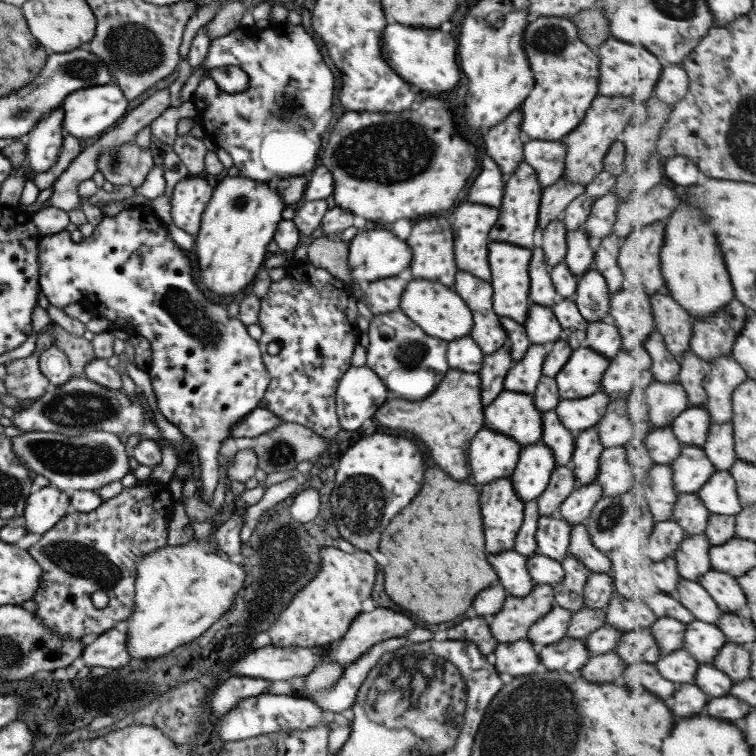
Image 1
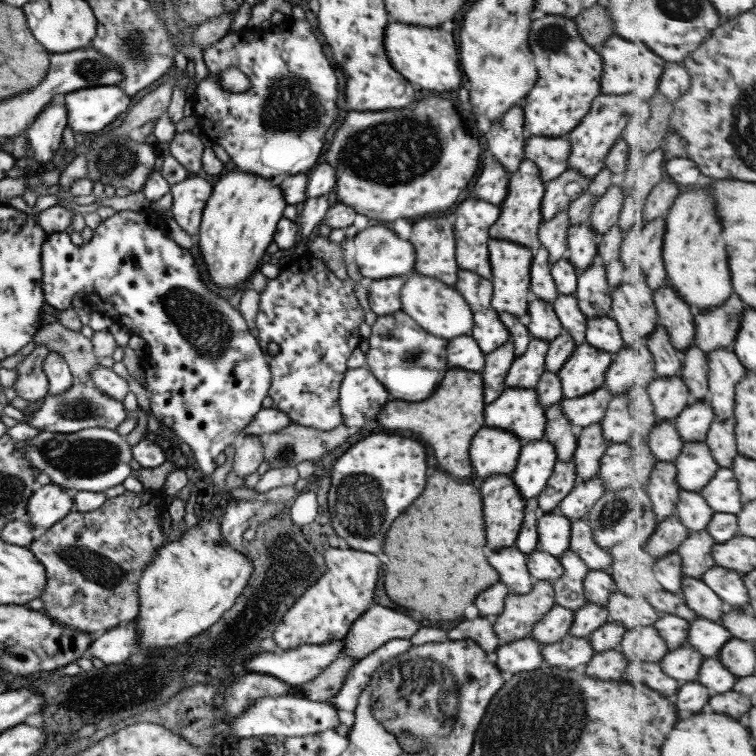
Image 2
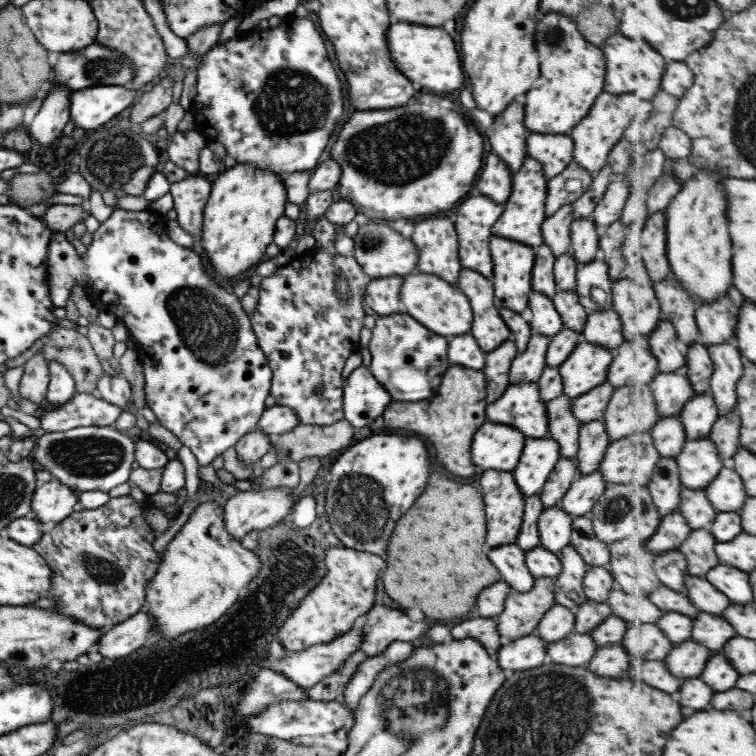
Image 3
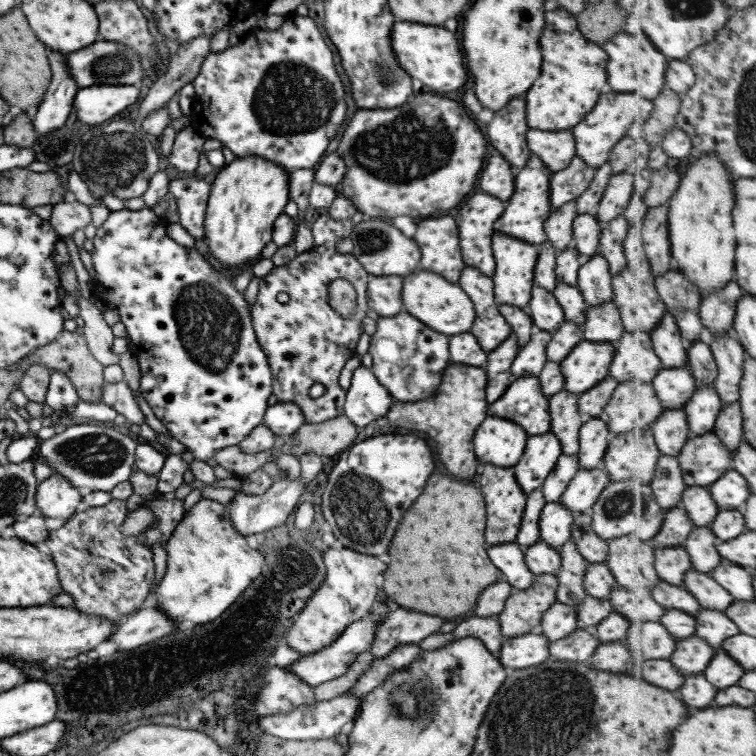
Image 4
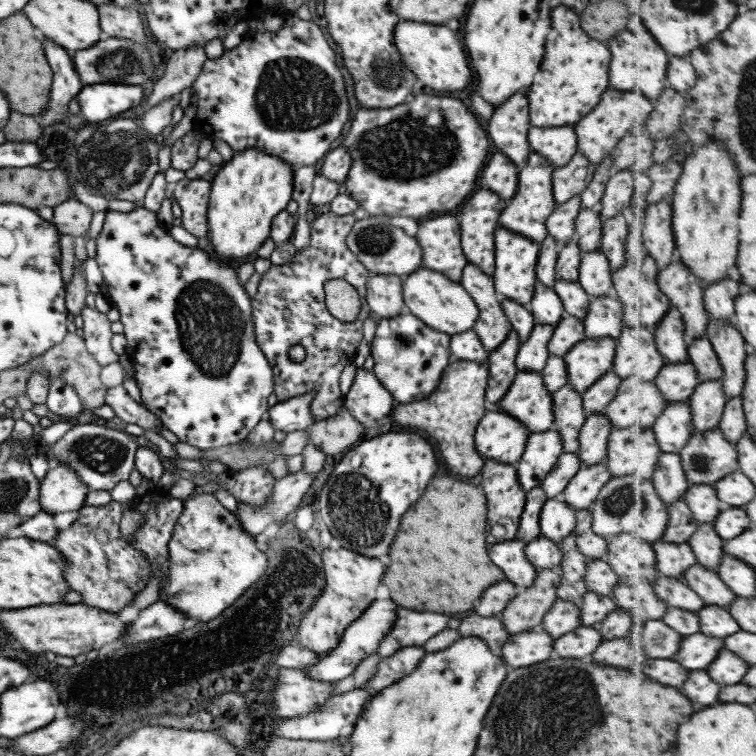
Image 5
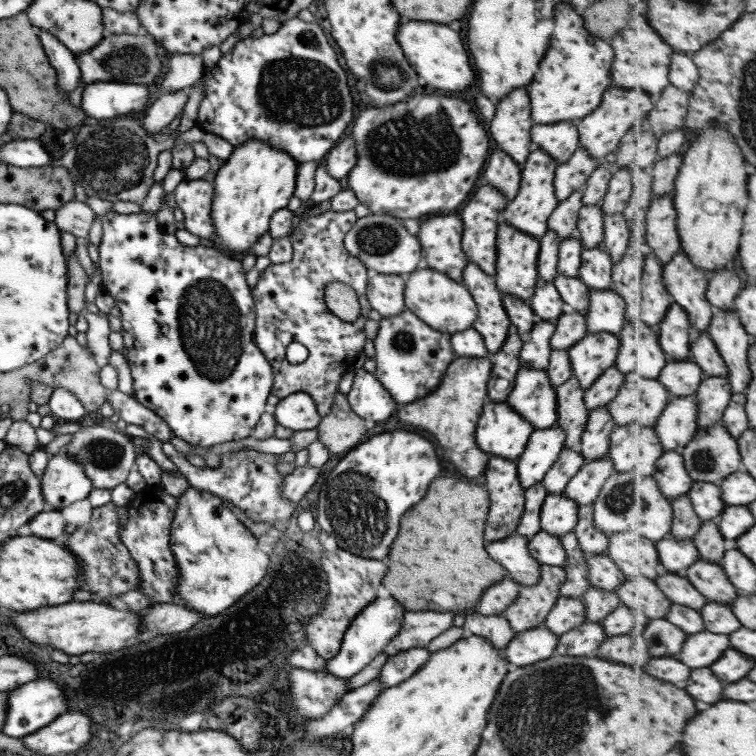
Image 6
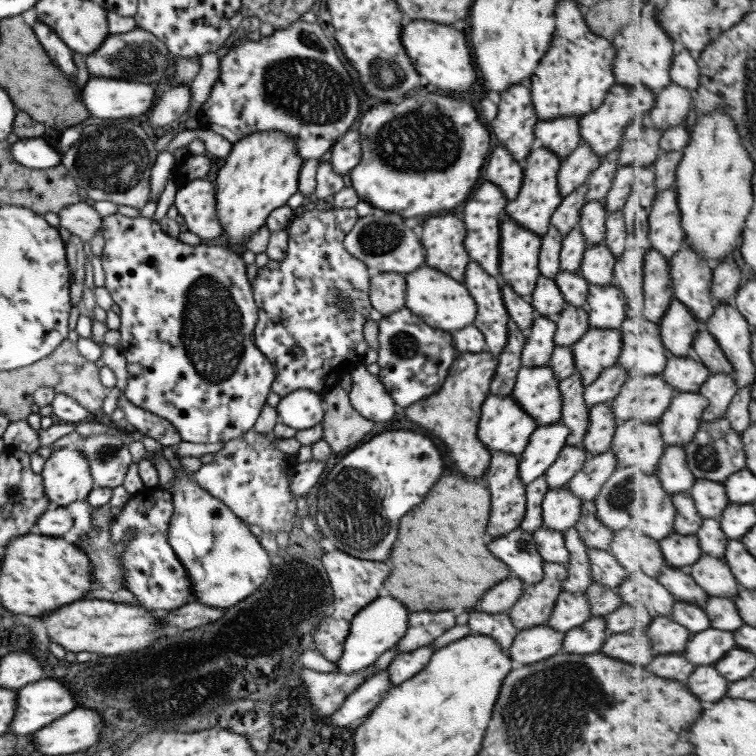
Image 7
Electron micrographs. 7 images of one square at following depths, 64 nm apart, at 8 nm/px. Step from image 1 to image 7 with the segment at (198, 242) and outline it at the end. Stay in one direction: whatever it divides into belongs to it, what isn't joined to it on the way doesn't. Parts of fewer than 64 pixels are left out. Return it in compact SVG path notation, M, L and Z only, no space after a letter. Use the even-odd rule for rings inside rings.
M279 131L254 132L240 138L231 145L224 160L214 180L215 208L218 223L222 226L220 241L234 248L235 244L241 246L250 234L265 224L269 212L285 205L287 198L297 192L303 160L294 147L294 140Z

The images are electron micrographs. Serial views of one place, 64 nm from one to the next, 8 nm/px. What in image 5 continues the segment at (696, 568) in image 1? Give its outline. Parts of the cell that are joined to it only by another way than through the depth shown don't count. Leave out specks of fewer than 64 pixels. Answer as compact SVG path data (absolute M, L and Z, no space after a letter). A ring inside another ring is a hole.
M702 523L700 528L687 541L697 555L699 564L710 569L717 569L724 557L725 540L719 536L712 523Z

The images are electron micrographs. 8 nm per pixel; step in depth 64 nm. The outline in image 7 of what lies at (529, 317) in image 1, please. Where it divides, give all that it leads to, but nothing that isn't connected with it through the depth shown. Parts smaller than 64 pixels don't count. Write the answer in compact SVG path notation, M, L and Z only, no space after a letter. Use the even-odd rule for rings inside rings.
M541 275L537 276L533 292L530 294L528 301L534 308L535 314L547 318L551 317L552 314L559 314L566 305L554 279Z

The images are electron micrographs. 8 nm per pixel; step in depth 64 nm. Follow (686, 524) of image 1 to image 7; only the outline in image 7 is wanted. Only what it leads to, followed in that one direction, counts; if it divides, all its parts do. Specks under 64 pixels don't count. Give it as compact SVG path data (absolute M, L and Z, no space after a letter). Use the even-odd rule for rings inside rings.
M697 480L691 495L704 518L721 518L724 510L731 504L724 483L711 480Z

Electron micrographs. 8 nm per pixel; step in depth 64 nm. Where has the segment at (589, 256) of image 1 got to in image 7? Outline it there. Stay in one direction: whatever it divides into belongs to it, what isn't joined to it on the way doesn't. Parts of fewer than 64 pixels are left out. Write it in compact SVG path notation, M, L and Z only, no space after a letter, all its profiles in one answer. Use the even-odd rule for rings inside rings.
M603 200L587 201L580 210L577 227L581 231L587 246L603 242L607 210Z

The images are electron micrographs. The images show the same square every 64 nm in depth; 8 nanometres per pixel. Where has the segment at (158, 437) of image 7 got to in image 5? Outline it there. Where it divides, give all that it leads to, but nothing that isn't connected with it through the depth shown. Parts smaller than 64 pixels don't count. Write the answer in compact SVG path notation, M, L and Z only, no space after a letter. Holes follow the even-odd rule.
M121 385L106 389L104 403L112 408L114 416L120 418L122 425L137 424L144 431L153 430L153 432L157 432L162 426L161 421L144 405L133 400Z

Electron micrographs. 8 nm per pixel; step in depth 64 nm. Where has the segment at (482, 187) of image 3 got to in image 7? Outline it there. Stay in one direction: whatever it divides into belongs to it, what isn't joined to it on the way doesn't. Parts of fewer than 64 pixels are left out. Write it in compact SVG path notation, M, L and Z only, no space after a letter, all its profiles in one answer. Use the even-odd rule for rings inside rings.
M498 145L485 162L485 180L496 184L508 201L513 200L522 185L522 164L513 160L505 147Z

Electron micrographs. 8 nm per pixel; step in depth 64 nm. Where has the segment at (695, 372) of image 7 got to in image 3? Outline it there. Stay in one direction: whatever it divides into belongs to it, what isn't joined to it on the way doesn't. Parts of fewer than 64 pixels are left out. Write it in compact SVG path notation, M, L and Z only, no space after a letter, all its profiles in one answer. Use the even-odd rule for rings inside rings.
M687 370L660 372L649 385L656 400L659 417L681 414L685 404L696 395Z

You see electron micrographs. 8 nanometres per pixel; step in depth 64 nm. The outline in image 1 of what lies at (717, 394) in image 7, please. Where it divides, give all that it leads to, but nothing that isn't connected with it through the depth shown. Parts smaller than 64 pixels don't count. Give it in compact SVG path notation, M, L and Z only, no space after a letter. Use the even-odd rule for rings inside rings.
M690 406L672 422L671 427L684 446L703 447L711 425L711 413L706 407Z

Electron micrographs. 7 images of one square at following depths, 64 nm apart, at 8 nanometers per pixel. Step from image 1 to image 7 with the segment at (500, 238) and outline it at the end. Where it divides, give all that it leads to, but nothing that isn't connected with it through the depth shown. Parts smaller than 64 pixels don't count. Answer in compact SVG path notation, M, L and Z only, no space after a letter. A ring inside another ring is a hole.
M538 144L523 159L522 163L522 185L517 196L506 202L503 213L510 216L520 227L526 228L536 235L542 236L547 232L550 225L550 216L561 202L562 196L557 186L557 171L561 158L554 155Z

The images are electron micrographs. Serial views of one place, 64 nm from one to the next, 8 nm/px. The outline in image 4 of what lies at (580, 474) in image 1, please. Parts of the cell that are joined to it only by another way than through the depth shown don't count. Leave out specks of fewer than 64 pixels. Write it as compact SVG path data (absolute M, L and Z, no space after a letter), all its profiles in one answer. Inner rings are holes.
M601 417L585 418L578 430L578 466L583 470L600 467L610 434Z

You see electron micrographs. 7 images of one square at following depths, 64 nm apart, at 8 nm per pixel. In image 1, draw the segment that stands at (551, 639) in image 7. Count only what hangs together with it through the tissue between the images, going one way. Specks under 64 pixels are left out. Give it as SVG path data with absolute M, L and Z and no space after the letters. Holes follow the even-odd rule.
M527 638L511 644L499 644L493 652L493 665L498 674L505 672L512 677L533 673L539 664L537 647Z

